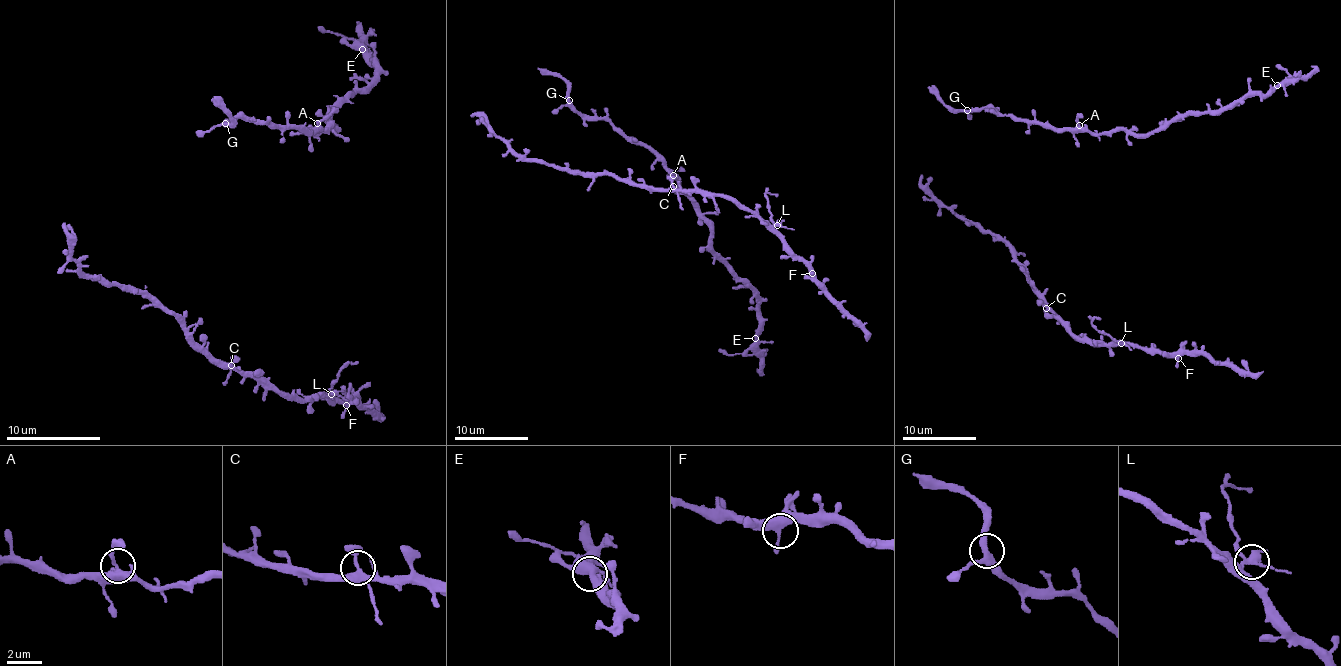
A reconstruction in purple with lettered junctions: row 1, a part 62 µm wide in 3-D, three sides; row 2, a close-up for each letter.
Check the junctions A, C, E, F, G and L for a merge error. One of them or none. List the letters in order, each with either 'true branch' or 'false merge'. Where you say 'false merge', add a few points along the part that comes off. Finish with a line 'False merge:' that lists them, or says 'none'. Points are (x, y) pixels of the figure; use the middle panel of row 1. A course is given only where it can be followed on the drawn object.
A: true branch
C: true branch
E: true branch
F: true branch
G: true branch
L: false merge; foreign part runs (778, 225), (770, 218), (765, 194), (770, 192), (778, 195)
False merge: L

